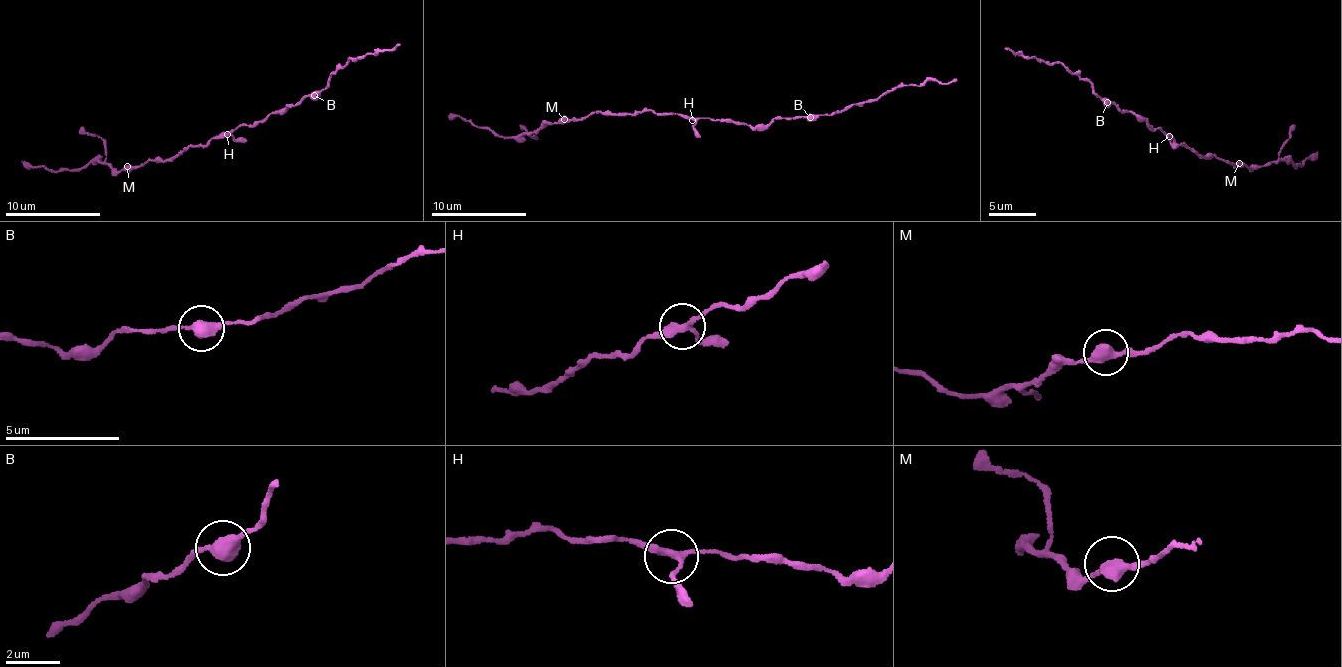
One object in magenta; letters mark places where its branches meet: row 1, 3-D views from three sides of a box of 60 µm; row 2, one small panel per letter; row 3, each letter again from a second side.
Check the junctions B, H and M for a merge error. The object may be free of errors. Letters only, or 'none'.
B

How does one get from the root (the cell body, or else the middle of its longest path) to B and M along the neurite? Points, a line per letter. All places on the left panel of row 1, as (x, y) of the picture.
B: (228, 134), (245, 124), (263, 122), (275, 112), (283, 113), (288, 104), (298, 104), (314, 94)
M: (228, 134), (216, 135), (204, 146), (187, 146), (162, 161), (146, 159), (138, 166), (127, 166)

